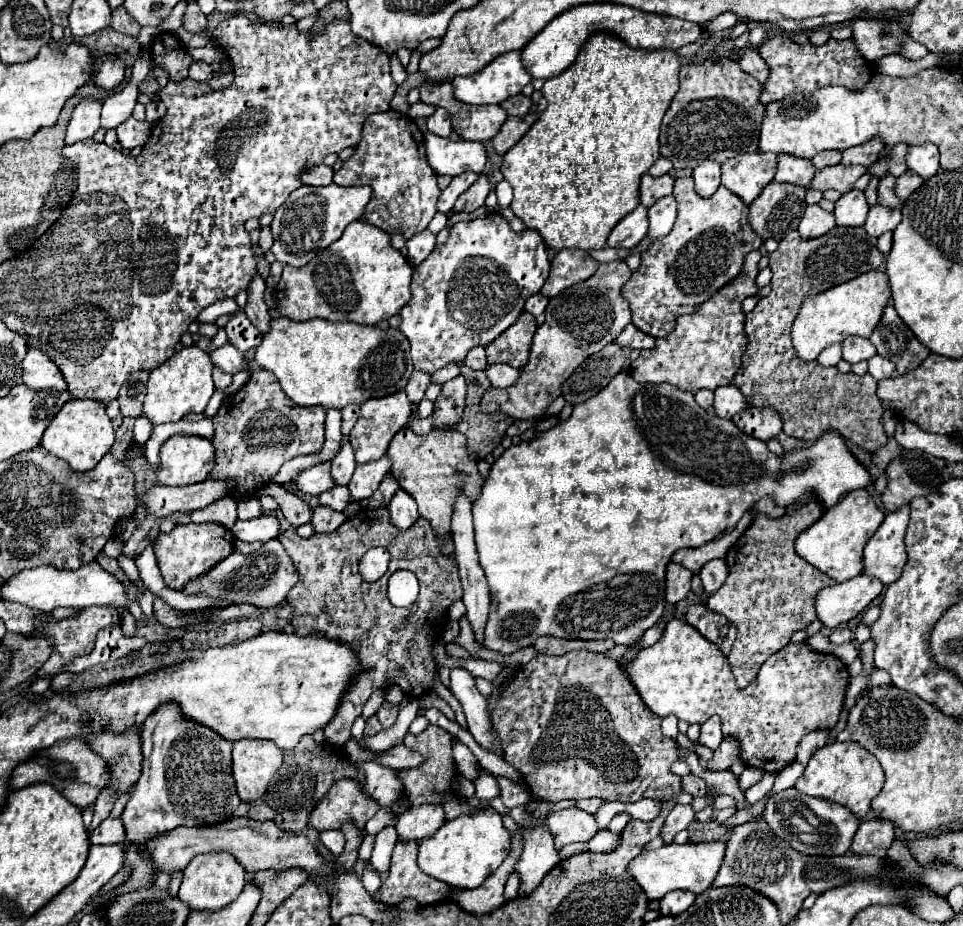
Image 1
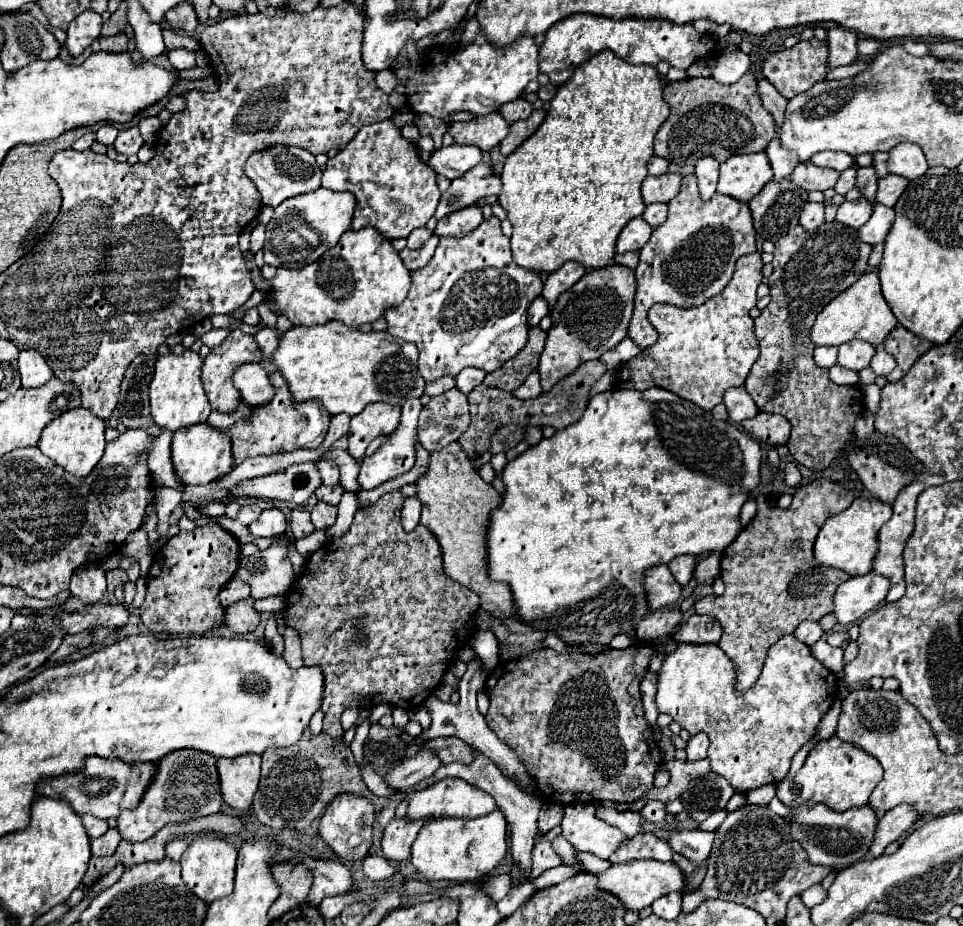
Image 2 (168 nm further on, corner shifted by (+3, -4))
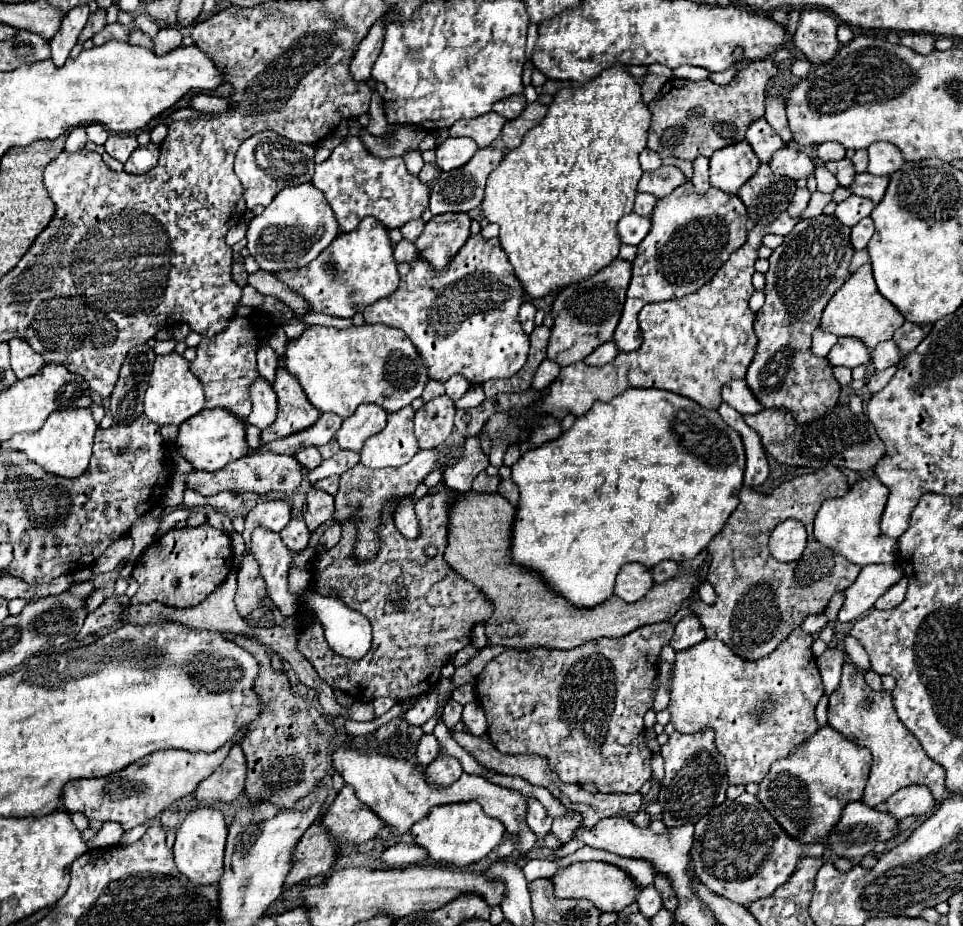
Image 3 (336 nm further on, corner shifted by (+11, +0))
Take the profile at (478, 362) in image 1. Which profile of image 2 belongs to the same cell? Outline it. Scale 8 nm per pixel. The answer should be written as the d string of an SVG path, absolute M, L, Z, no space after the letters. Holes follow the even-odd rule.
M466 368L462 370L458 376L456 376L456 388L462 392L462 394L470 394L478 384L482 384L484 380L484 372L478 370L478 368Z

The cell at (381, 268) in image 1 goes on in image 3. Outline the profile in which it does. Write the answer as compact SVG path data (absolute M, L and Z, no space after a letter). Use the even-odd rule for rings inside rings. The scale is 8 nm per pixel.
M364 218L356 230L338 234L310 264L298 270L282 270L274 276L308 302L308 312L338 318L352 318L372 302L390 296L400 282L388 230L376 218Z

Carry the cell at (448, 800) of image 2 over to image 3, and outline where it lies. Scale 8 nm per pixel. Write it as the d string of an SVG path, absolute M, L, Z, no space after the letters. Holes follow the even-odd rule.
M438 758L430 766L426 766L426 778L430 784L436 786L450 786L454 784L462 774L462 766L456 758Z

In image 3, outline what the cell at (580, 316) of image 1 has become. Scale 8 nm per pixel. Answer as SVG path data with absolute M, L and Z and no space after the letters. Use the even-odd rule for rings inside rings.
M616 258L612 264L598 270L594 276L578 284L570 284L556 294L550 310L554 318L554 326L548 340L546 358L558 362L560 368L564 368L568 364L584 360L600 344L612 340L622 314L622 306L630 282L630 270L632 264L628 260Z

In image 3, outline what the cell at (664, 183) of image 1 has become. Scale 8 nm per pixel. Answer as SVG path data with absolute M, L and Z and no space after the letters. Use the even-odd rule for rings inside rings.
M660 166L654 172L644 172L638 184L638 192L650 192L656 198L664 198L674 192L682 182L684 174L676 166Z

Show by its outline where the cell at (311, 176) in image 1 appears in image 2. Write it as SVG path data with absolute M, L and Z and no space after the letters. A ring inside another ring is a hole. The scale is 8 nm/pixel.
M276 144L276 146L264 148L260 152L254 152L246 160L246 164L244 164L244 174L250 176L250 180L254 180L256 188L260 192L262 204L276 208L286 198L292 198L292 196L298 196L298 194L304 194L304 192L318 190L320 188L322 170L316 164L314 154L310 154L308 150L296 148L296 146L290 146L288 148L288 146Z

